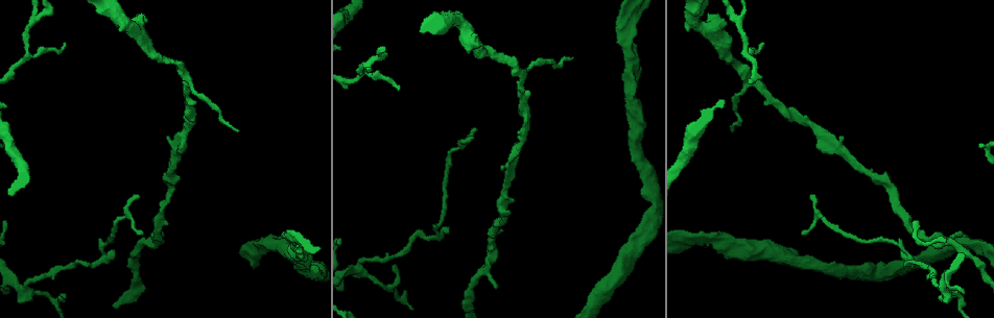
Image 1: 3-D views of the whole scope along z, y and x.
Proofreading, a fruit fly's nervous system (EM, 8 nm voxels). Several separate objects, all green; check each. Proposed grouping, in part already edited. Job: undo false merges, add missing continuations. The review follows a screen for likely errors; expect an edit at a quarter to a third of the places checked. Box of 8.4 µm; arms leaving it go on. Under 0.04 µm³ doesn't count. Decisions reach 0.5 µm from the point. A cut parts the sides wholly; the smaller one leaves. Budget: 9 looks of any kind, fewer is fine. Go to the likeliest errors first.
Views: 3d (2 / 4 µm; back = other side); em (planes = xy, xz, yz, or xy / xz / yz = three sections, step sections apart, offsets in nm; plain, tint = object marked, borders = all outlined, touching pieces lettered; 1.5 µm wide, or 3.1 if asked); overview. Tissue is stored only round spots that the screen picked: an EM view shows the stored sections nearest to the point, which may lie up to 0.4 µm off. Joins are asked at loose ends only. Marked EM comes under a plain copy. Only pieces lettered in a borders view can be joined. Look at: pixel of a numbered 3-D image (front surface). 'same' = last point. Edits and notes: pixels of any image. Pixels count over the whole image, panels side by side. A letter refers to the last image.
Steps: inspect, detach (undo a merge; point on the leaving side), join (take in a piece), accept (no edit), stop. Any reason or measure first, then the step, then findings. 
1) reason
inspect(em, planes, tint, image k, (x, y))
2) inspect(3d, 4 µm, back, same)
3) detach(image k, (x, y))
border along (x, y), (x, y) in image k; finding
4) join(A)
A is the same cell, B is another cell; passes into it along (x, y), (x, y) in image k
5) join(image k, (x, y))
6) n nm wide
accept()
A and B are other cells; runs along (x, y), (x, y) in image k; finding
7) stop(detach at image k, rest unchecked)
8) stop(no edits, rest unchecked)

inspect(em, yz, step 8, tint, image 1, (500, 170))

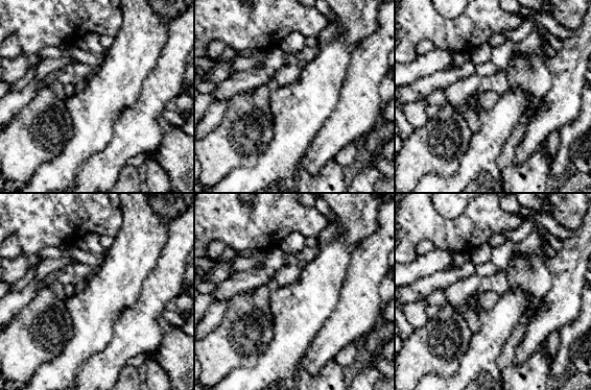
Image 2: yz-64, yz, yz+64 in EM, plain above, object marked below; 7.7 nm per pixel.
inspect(em, planes, borders, same)

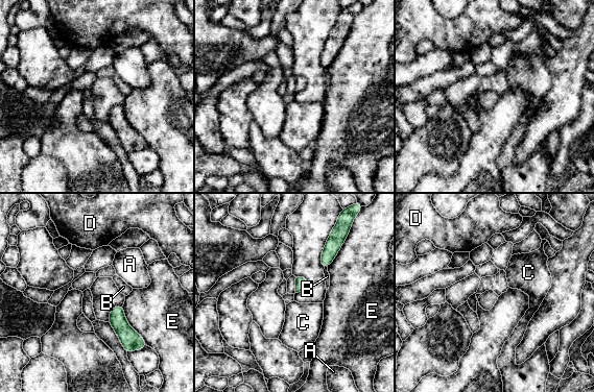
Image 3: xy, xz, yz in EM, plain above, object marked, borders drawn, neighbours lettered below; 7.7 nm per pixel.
accept()
A, B, C, D and E are other cells; border along (122, 305), (125, 319), (146, 342) in image 3; none of them fits

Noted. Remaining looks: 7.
inspect(3d, 2 µm, image 1, (690, 242))

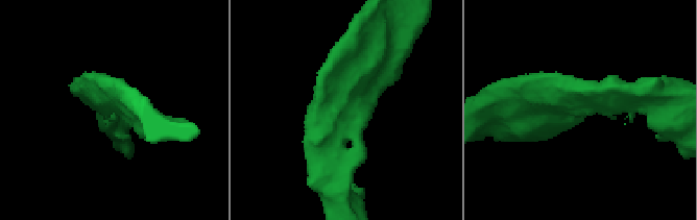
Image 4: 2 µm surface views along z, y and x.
now the EM
inspect(em, planes, tint, image 4, (106, 106))

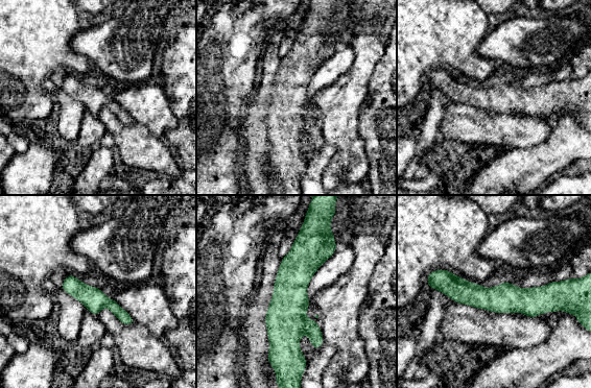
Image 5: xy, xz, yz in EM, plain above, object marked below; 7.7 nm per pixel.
inspect(em, planes, borders, same)

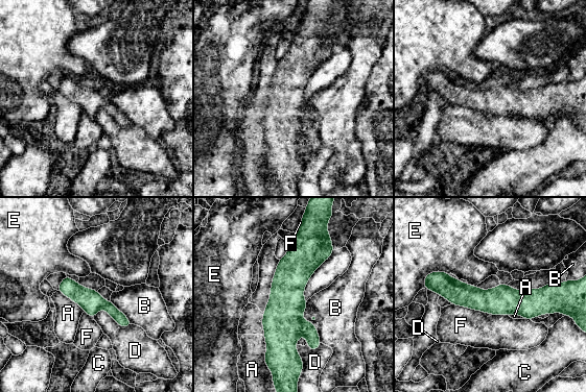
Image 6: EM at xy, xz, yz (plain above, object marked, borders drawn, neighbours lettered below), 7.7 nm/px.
accept()
A, B, C, D, E and F are other cells; runs along (302, 236), (286, 293), (285, 359) in image 6; one cell here

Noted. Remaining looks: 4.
sharp bend
inspect(em, planes, borders, image 1, (355, 266))

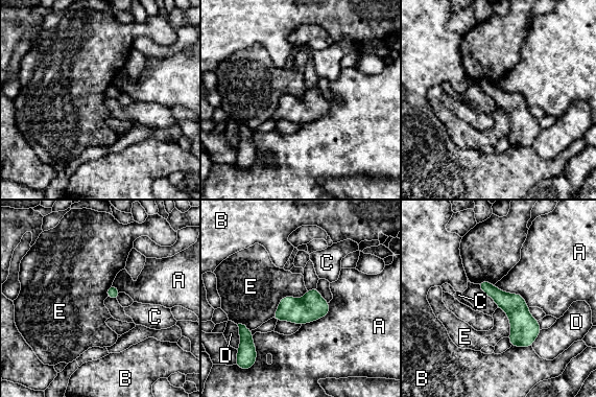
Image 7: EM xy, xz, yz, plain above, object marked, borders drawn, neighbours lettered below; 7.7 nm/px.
accept()
A, B, C, D and E are other cells; border along (307, 290), (284, 296), (270, 318) in image 7; continuous, no second cell

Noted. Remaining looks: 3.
abrupt turn
inspect(em, planes, borders, image 1, (104, 258))

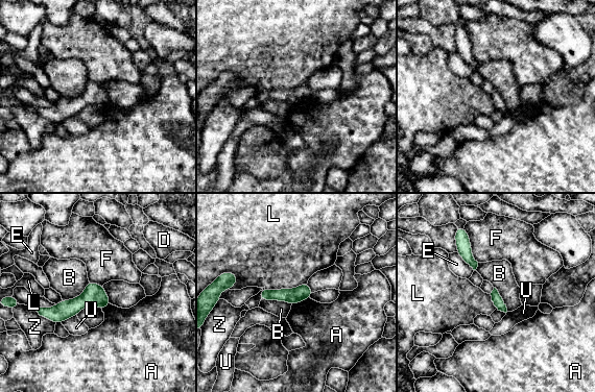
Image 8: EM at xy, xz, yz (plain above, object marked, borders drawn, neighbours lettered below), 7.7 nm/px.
accept()
A, B, D, E, F, L, U and Z are other cells; border along (463, 227), (472, 255), (478, 262) in image 8; all the same cell

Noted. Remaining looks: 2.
stop(no edits, rest unchecked)

